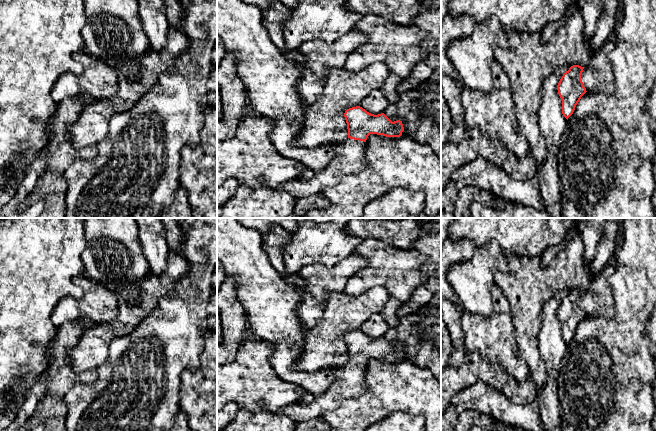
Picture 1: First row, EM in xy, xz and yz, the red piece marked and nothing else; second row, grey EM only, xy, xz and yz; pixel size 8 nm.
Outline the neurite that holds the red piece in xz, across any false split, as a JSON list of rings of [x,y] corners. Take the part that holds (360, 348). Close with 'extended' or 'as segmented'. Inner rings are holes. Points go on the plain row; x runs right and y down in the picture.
[[[360,330],[349,332],[344,341],[348,362],[338,367],[336,381],[310,403],[292,403],[277,410],[296,422],[318,418],[323,412],[340,406],[342,398],[354,398],[366,390],[365,366],[370,358],[400,361],[404,355],[402,345],[392,346],[384,337],[374,339]]]; extended

